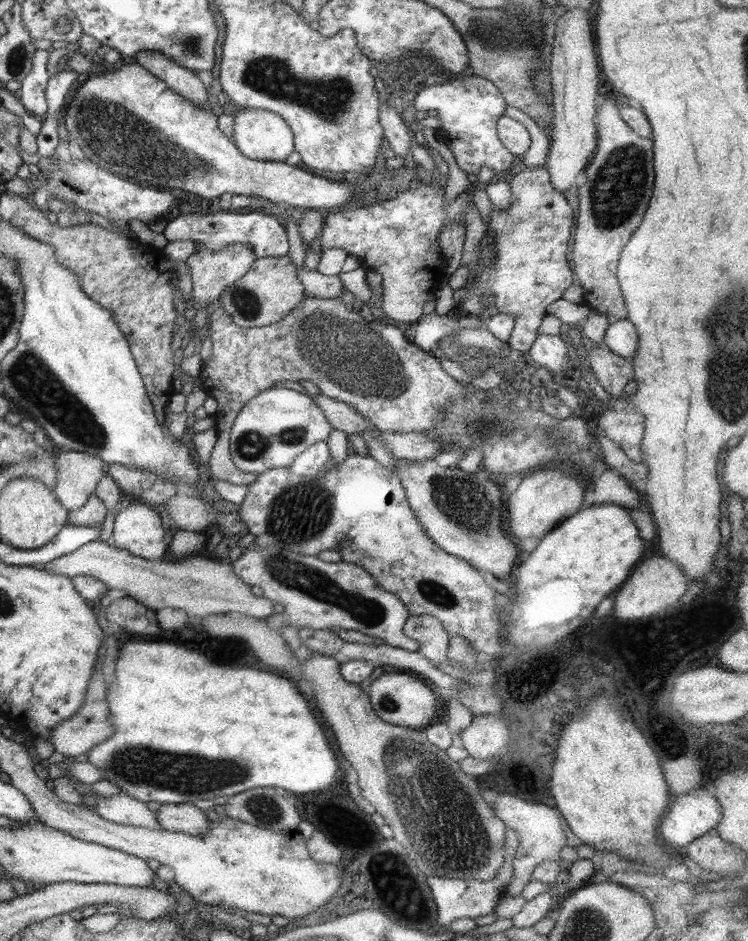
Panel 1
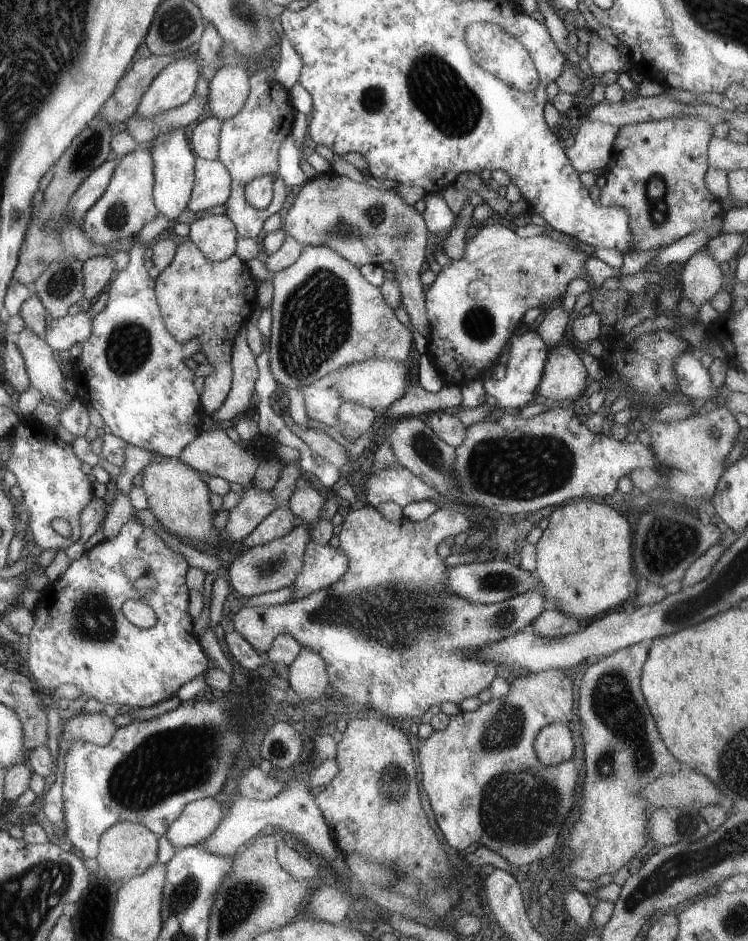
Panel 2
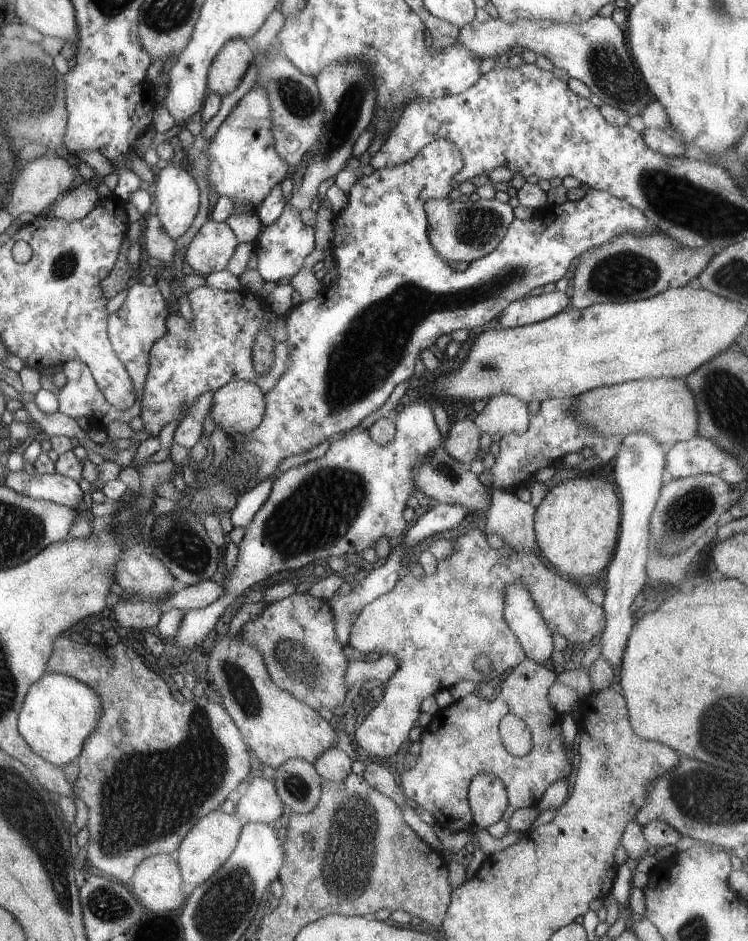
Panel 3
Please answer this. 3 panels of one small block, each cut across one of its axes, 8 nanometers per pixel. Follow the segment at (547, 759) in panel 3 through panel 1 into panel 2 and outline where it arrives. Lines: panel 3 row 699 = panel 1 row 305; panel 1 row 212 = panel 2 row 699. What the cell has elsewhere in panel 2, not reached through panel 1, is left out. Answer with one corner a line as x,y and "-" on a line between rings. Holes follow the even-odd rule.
561,670
517,676
509,686
509,694
501,698
492,697
481,703
475,712
460,711
449,717
443,730
433,731
425,740
418,742
421,784
429,798
437,827
449,847
462,854
471,843
481,844
520,871
527,870
527,866
532,868
553,853
559,826
565,818
571,818
567,814
574,803
577,770
571,766
572,757
553,766
541,764
535,757
533,740
544,725
570,722
572,698
571,680

